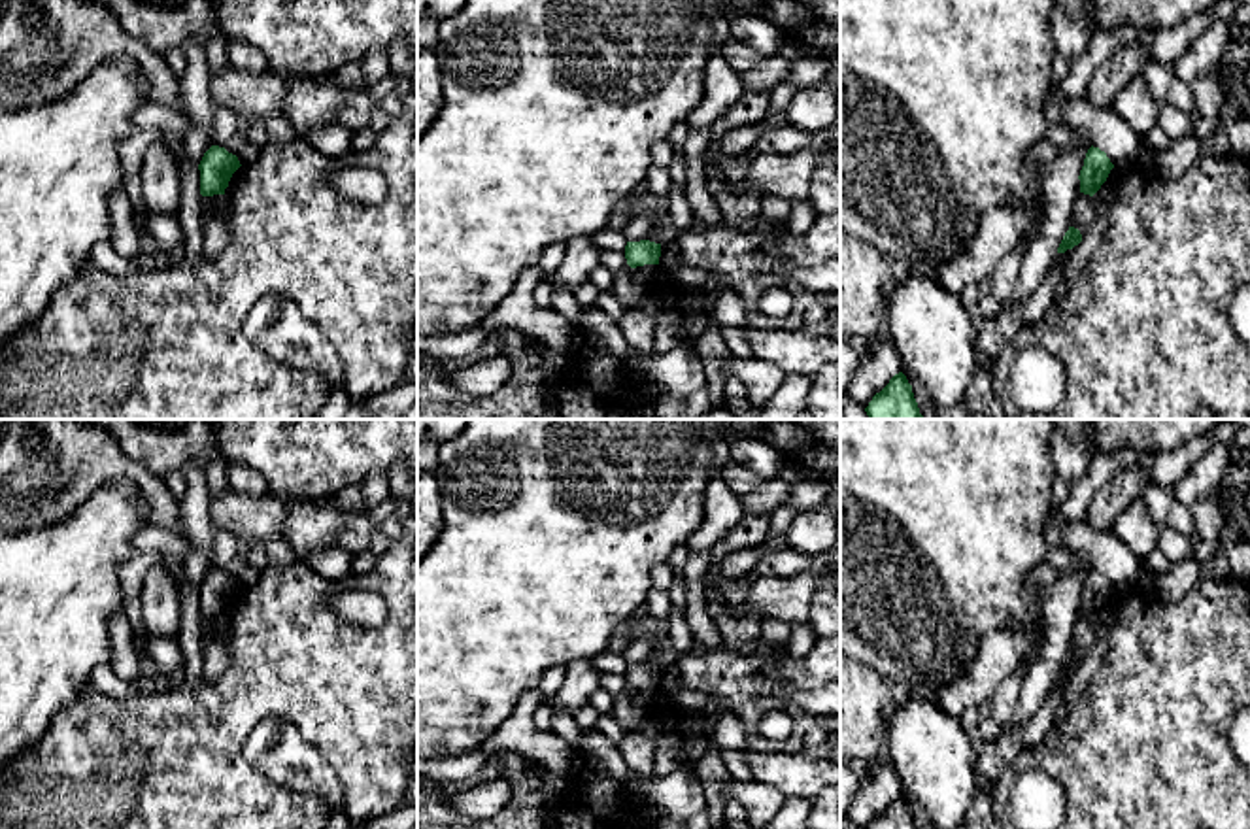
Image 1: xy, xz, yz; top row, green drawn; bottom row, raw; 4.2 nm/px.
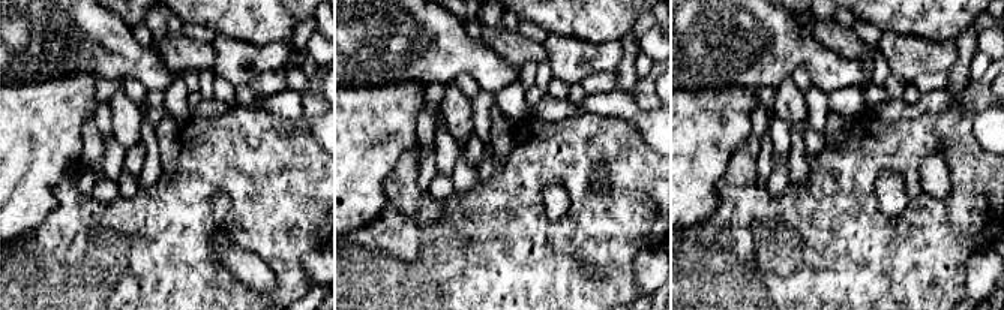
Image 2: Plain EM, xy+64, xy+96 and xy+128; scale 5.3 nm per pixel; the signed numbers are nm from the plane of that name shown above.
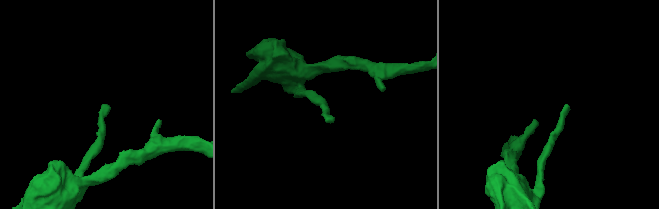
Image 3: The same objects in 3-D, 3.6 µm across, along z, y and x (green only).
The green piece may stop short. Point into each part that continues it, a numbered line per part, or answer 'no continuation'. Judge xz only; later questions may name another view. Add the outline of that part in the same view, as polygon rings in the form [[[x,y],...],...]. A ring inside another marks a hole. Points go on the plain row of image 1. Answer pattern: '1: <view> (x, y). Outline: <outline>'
no continuation

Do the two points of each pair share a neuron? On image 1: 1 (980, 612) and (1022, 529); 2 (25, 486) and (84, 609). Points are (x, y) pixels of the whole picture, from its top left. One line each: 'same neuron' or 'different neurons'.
1: same neuron
2: different neurons

